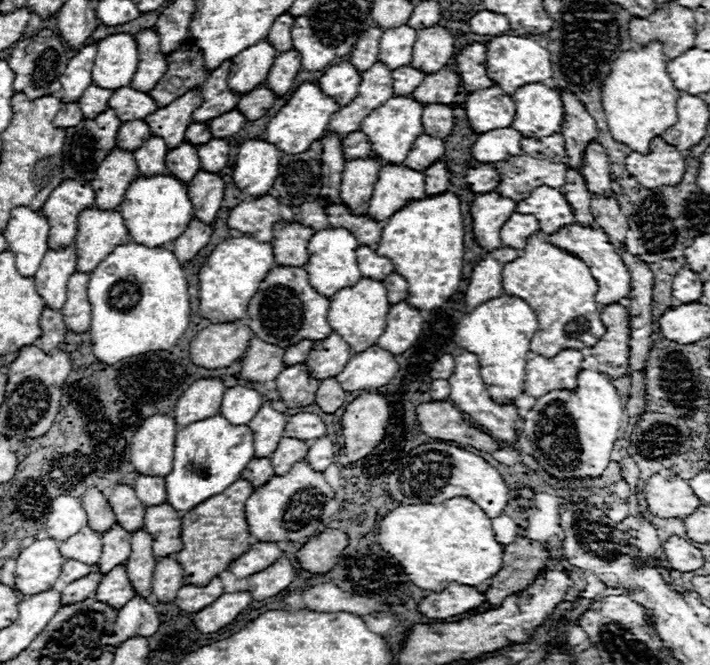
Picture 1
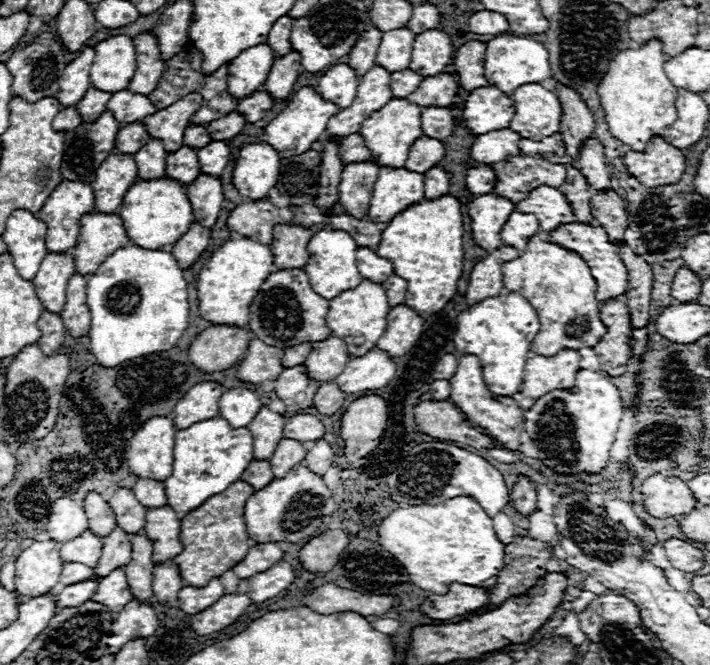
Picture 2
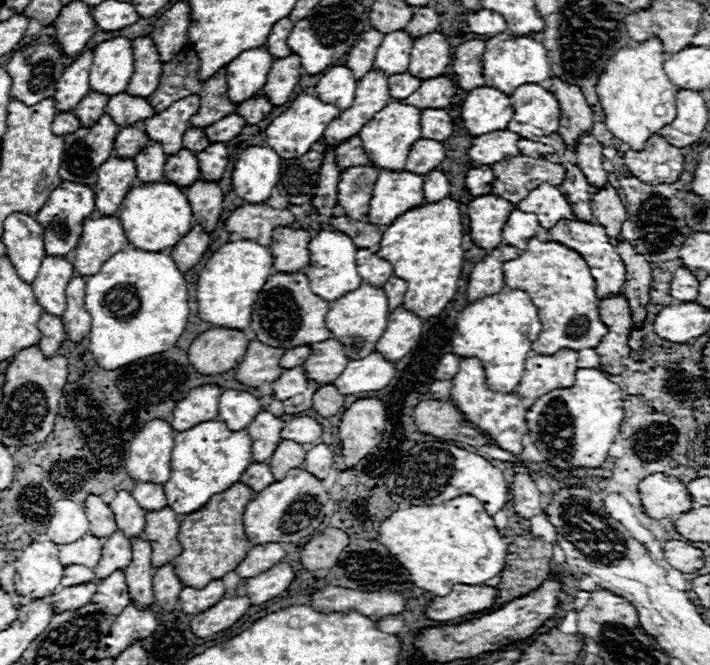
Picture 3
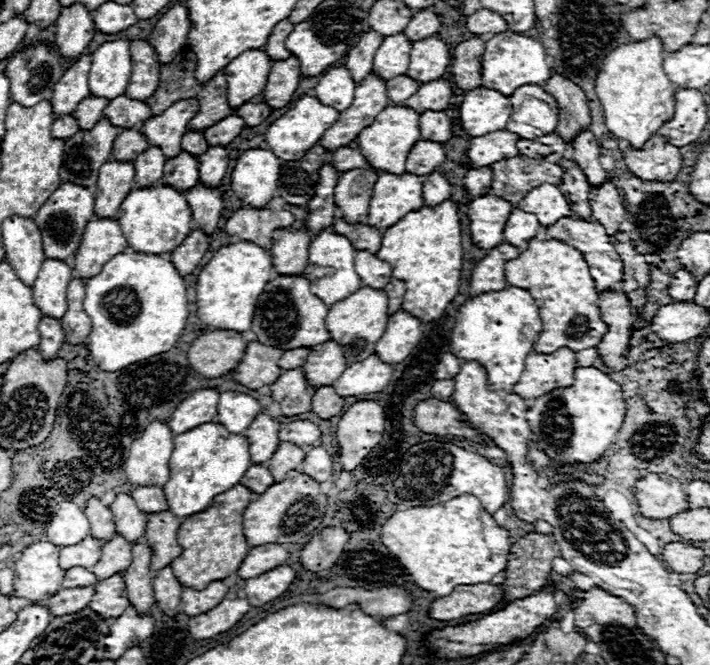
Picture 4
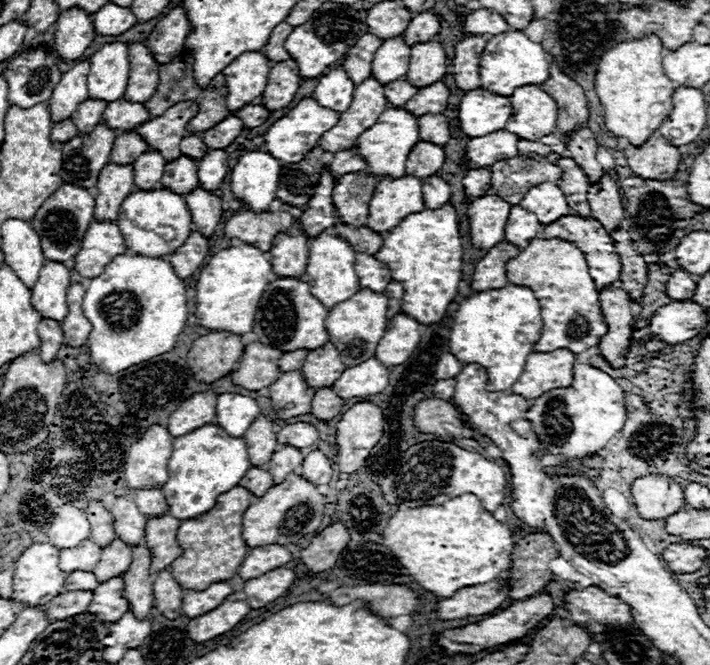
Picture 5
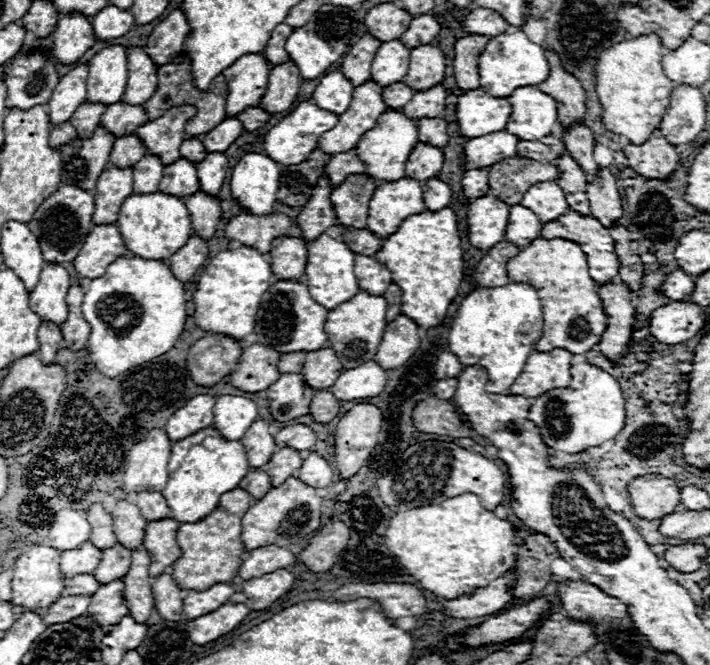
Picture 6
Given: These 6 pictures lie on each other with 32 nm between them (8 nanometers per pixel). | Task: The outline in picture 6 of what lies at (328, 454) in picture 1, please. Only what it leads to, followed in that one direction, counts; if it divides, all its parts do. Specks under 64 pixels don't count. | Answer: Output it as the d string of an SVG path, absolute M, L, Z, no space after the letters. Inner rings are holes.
M310 454L310 456L304 460L298 478L300 478L304 484L308 484L308 486L312 486L312 488L318 490L318 488L326 488L326 486L332 482L334 474L332 474L330 464L328 464L322 456Z

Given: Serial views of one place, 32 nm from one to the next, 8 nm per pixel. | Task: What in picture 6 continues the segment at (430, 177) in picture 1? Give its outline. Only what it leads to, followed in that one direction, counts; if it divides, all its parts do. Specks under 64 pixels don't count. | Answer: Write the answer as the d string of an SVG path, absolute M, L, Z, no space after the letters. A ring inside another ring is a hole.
M430 178L426 184L424 184L424 202L426 202L426 210L442 210L446 206L450 206L452 202L452 190L446 182L438 180L438 178Z

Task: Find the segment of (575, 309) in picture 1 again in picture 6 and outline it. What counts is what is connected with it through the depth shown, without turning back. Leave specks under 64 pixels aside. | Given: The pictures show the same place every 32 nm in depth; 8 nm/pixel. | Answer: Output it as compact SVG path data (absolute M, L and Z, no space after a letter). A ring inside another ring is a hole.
M538 238L526 248L522 248L508 262L506 268L510 280L524 280L528 284L536 284L536 290L540 290L544 328L542 338L536 342L536 350L564 348L572 354L582 354L592 350L592 346L600 342L608 318L604 312L604 304L596 292L596 282L588 274L586 254L576 242L564 238Z

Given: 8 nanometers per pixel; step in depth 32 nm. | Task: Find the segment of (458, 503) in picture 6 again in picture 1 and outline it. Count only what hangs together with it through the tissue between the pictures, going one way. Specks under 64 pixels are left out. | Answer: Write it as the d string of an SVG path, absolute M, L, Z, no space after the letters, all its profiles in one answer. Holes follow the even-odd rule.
M464 496L446 500L442 504L416 504L392 510L378 526L378 544L382 546L382 550L390 552L402 564L402 568L418 588L432 592L442 592L450 582L478 586L502 568L504 554L504 548L494 538L492 520L484 514L484 510L478 504Z

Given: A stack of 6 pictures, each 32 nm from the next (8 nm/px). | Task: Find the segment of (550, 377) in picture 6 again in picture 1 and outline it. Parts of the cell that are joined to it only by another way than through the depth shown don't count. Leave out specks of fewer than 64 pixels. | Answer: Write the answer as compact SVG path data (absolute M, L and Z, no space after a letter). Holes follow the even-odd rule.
M562 350L554 358L534 356L526 362L526 380L524 394L544 396L552 390L576 388L576 372L580 372L582 352L580 350Z

